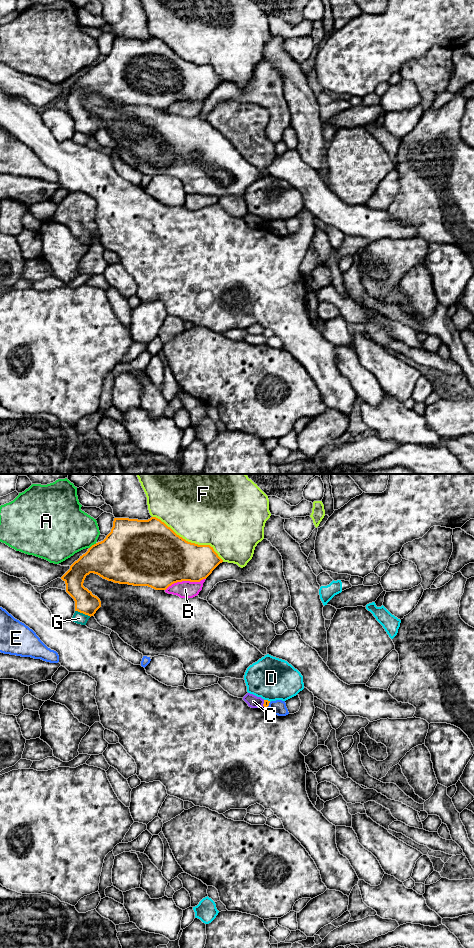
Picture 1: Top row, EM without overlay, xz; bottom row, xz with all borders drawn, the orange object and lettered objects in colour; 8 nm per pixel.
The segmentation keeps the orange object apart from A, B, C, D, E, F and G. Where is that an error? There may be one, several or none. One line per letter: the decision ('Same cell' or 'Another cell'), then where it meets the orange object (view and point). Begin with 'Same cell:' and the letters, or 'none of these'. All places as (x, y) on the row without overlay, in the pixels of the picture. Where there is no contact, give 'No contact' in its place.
Same cell: none of these
A: Another cell. Touches orange at xz (92, 65)
B: Another cell. Touches orange at xz (185, 100)
C: Another cell. Touches orange at xz (264, 223)
D: Another cell. Touches orange at xz (267, 220)
E: Another cell. Touches orange at xz (268, 224)
F: Another cell. Touches orange at xz (189, 62)
G: Another cell. Touches orange at xz (83, 133)

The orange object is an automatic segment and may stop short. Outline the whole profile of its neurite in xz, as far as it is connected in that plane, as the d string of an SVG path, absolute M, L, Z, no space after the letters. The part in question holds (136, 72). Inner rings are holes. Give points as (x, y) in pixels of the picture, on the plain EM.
M156 37L148 40L114 38L113 47L106 58L92 65L61 99L66 104L66 112L75 121L75 131L91 137L101 127L101 121L83 106L90 93L114 103L166 110L177 102L200 102L222 82L213 67L186 61Z

